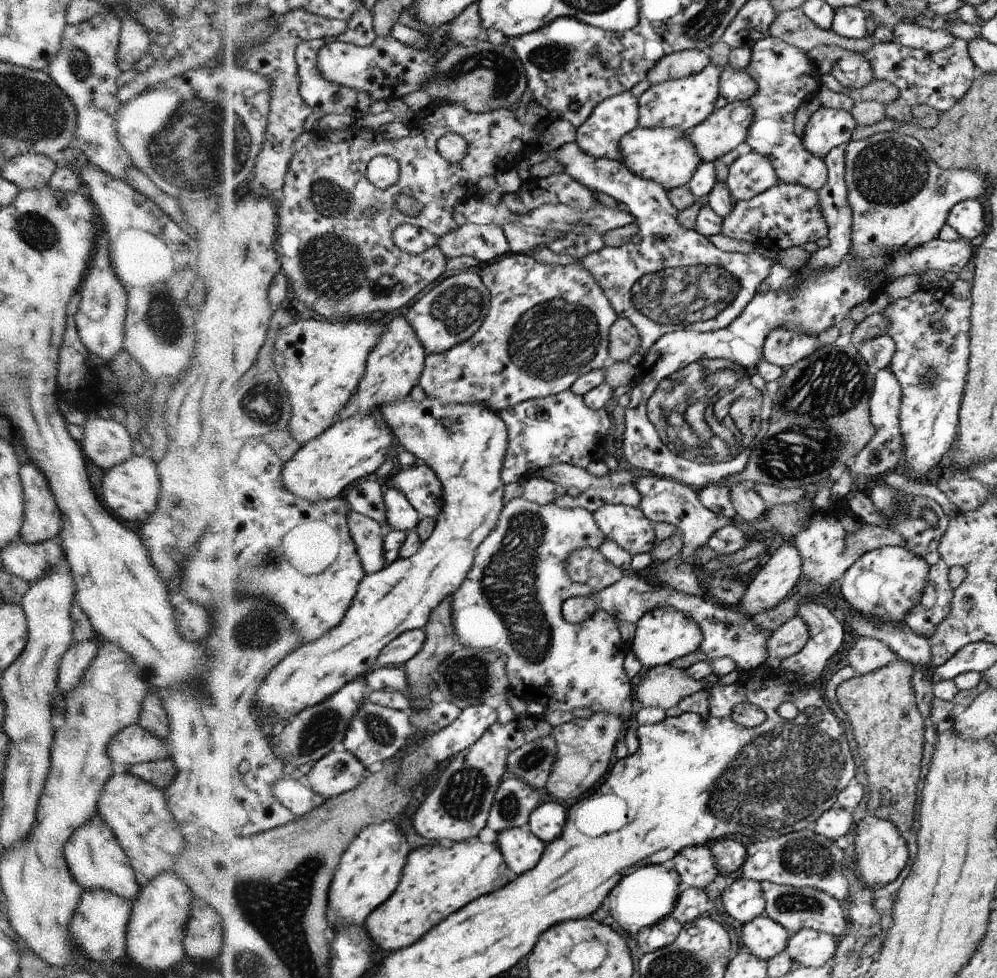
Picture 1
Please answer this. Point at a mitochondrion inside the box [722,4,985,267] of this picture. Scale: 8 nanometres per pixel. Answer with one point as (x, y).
(888, 173)

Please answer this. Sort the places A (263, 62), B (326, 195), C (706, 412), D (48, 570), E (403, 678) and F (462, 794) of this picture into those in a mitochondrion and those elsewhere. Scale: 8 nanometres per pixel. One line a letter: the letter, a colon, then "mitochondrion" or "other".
A: other
B: mitochondrion
C: mitochondrion
D: other
E: other
F: mitochondrion

